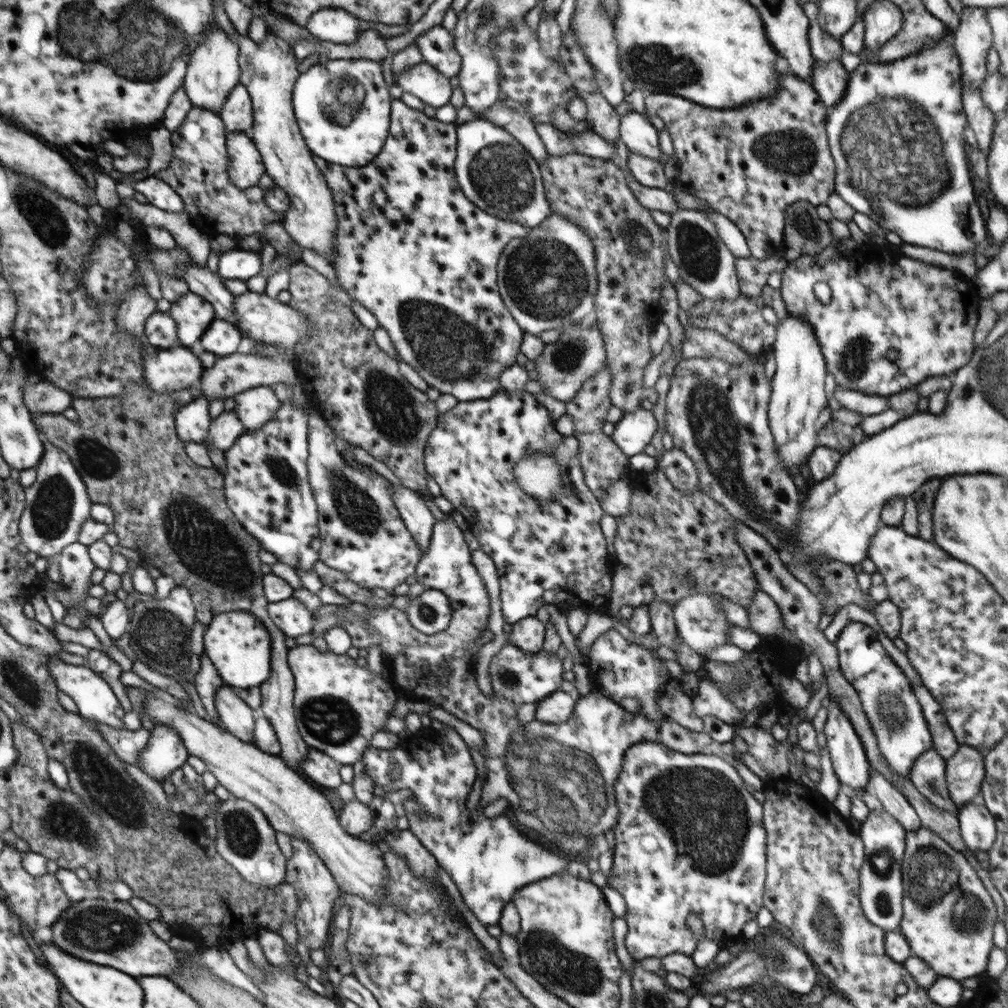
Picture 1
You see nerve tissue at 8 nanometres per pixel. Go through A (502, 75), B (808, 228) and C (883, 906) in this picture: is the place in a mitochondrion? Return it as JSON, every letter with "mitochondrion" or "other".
{"A":"other","B":"mitochondrion","C":"mitochondrion"}

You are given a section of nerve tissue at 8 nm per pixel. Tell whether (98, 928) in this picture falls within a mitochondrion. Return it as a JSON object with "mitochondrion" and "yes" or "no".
{"mitochondrion":"yes"}

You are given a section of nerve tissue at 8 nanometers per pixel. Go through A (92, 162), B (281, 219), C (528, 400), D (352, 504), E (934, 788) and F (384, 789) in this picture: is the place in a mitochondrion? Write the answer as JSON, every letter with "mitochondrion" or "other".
{"A":"other","B":"other","C":"other","D":"mitochondrion","E":"mitochondrion","F":"other"}

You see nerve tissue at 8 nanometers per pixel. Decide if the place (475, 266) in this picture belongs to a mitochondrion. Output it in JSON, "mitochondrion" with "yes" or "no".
{"mitochondrion":"no"}

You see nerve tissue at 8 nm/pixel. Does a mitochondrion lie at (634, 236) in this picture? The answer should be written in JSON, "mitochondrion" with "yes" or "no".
{"mitochondrion":"yes"}

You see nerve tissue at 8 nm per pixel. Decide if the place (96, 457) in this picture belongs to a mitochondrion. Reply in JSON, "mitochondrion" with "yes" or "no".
{"mitochondrion":"yes"}

